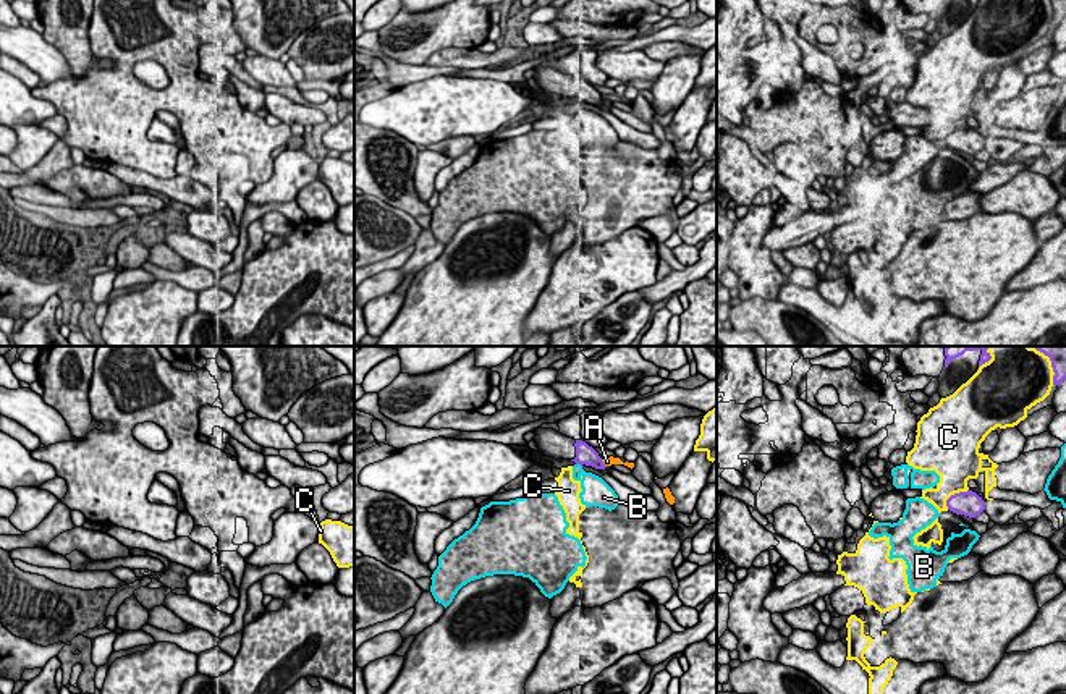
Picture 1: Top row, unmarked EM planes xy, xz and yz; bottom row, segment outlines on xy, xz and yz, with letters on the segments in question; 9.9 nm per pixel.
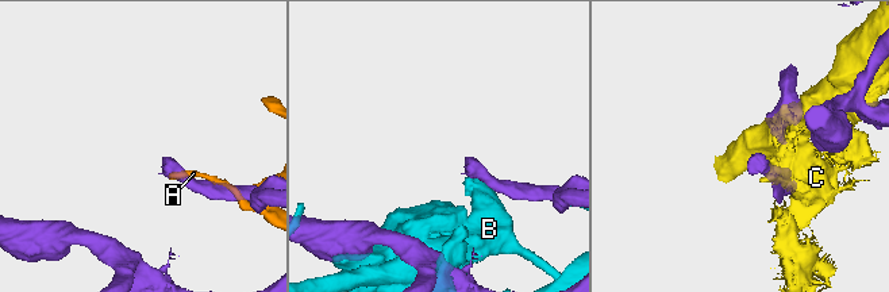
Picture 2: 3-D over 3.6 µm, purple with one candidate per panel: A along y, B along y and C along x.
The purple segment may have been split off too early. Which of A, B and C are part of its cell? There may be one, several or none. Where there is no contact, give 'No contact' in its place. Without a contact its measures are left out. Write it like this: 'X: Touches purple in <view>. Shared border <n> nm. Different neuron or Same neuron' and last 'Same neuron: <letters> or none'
A: Touches purple in xz. Shared border 100 nm. Different neuron
B: Touches purple in xz. Shared border 70 nm. Different neuron
C: Touches purple in yz. Shared border 300 nm. Different neuron
Same neuron: none

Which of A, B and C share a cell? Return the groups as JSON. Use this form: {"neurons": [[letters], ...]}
{"neurons": [["A"], ["B"], ["C"]]}

